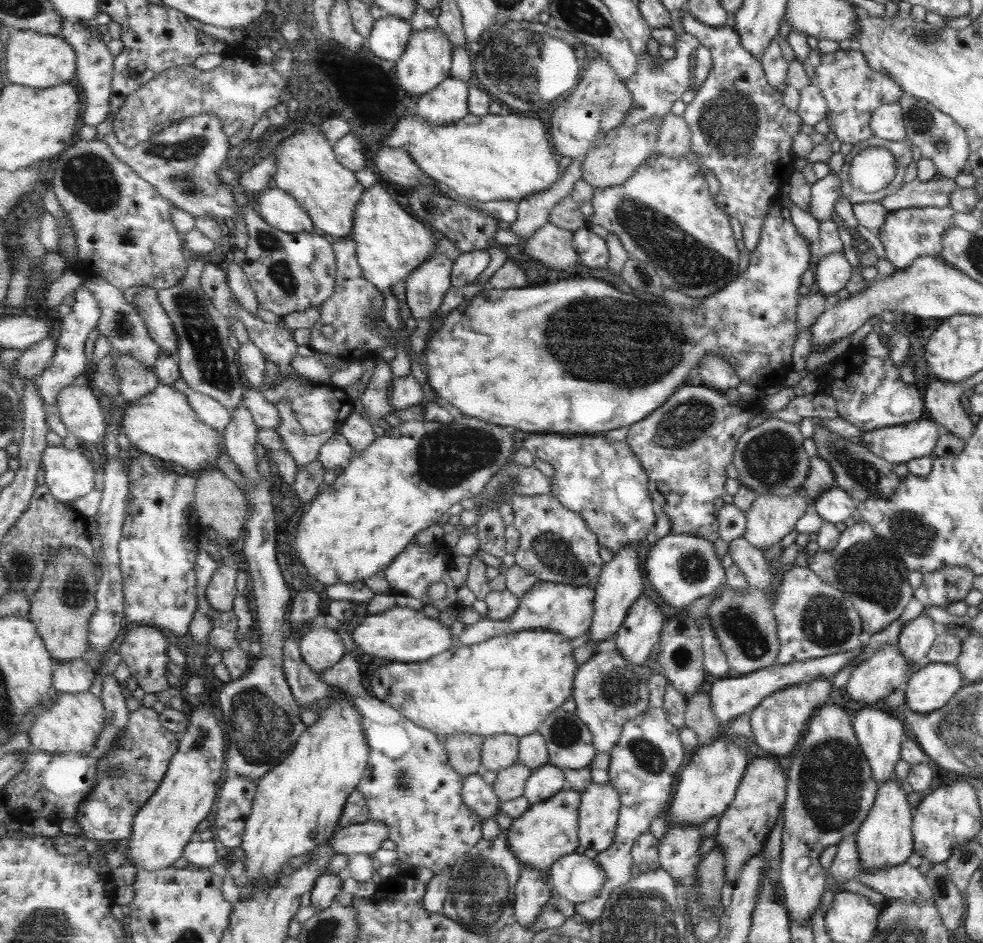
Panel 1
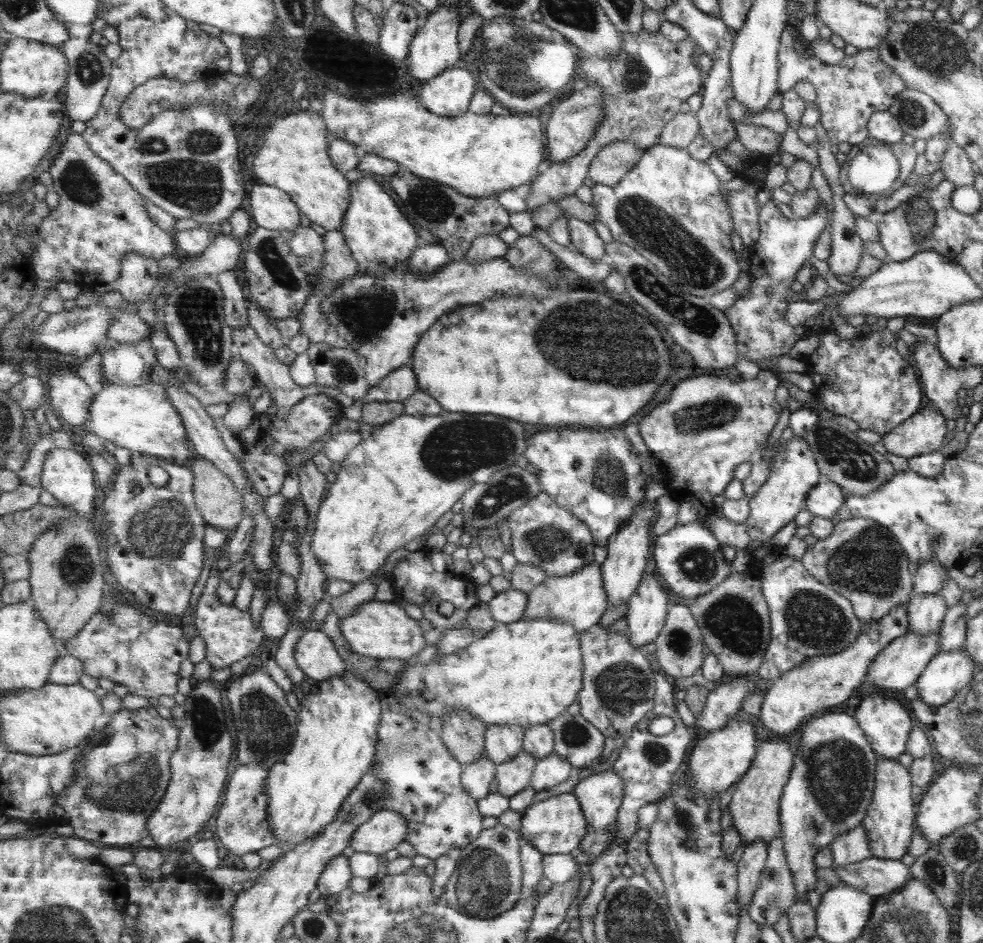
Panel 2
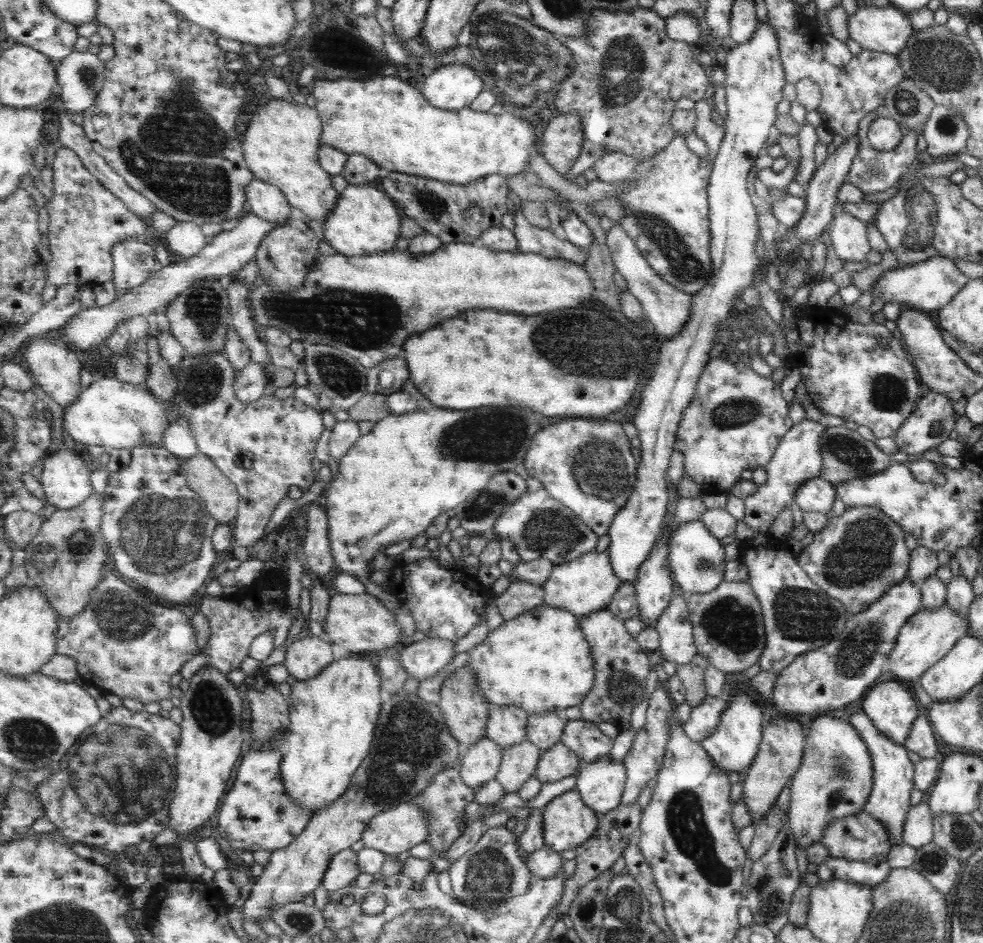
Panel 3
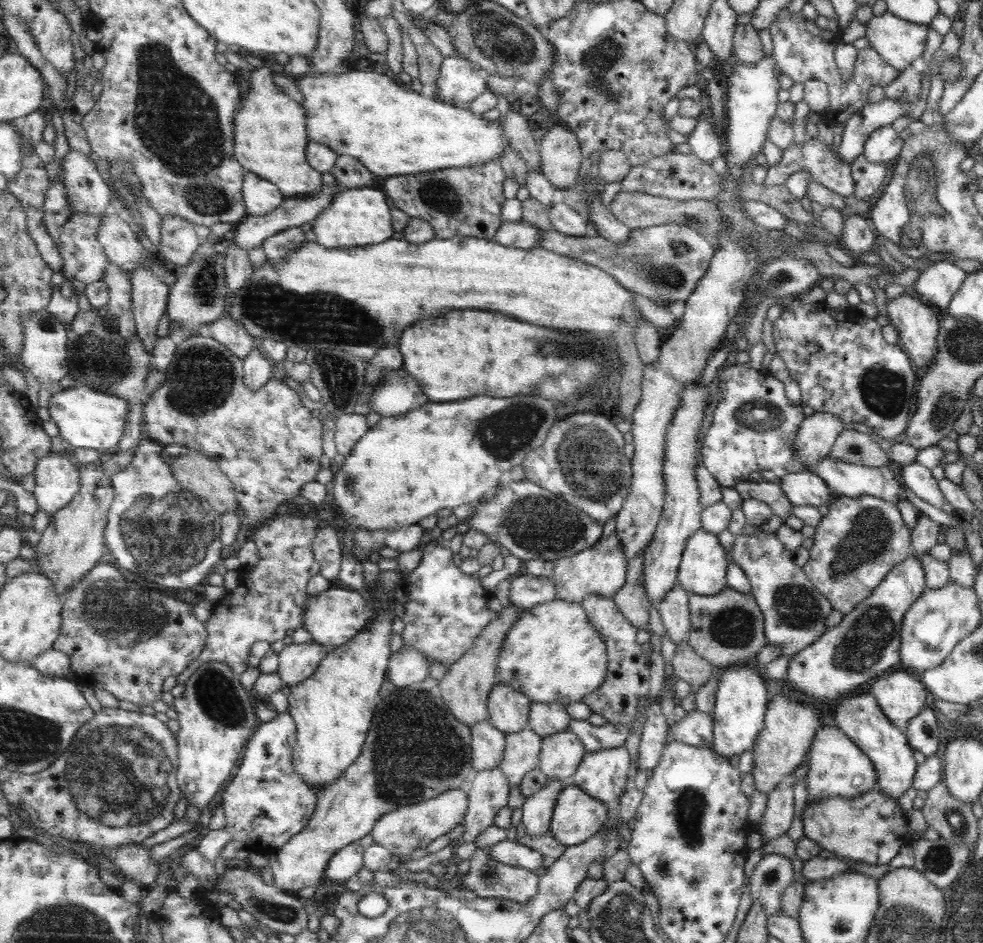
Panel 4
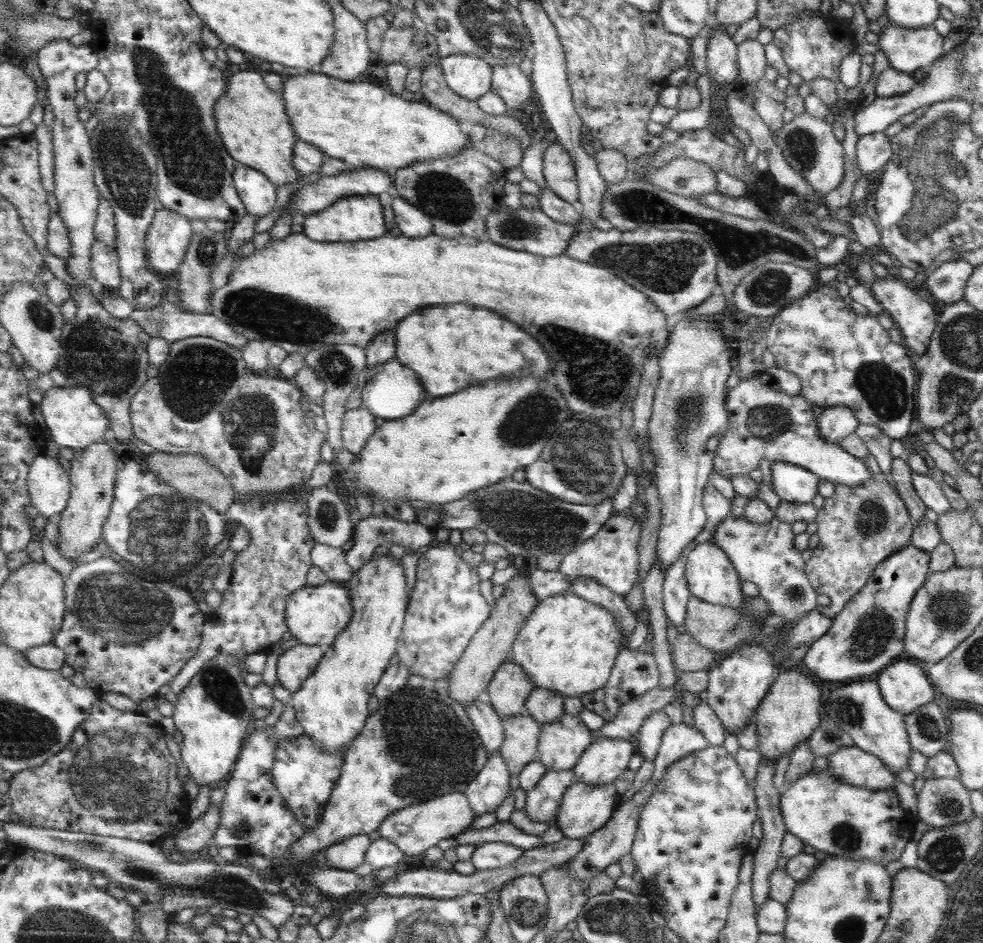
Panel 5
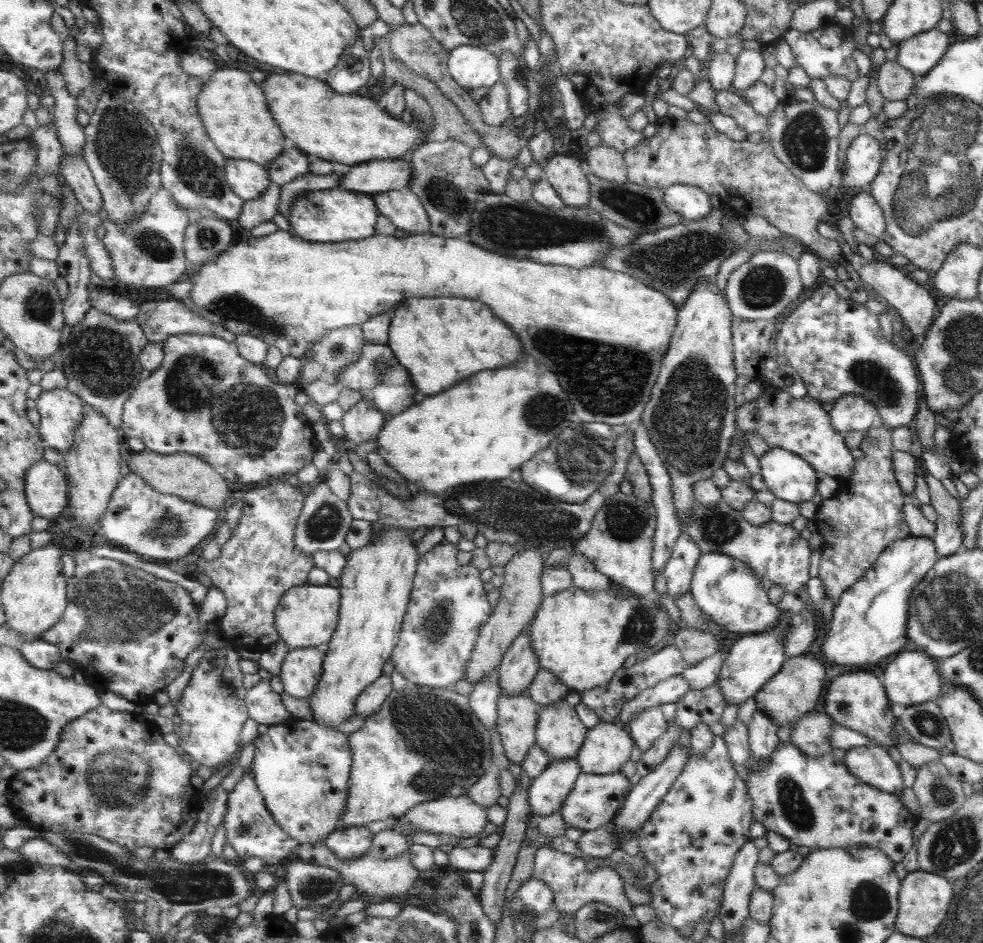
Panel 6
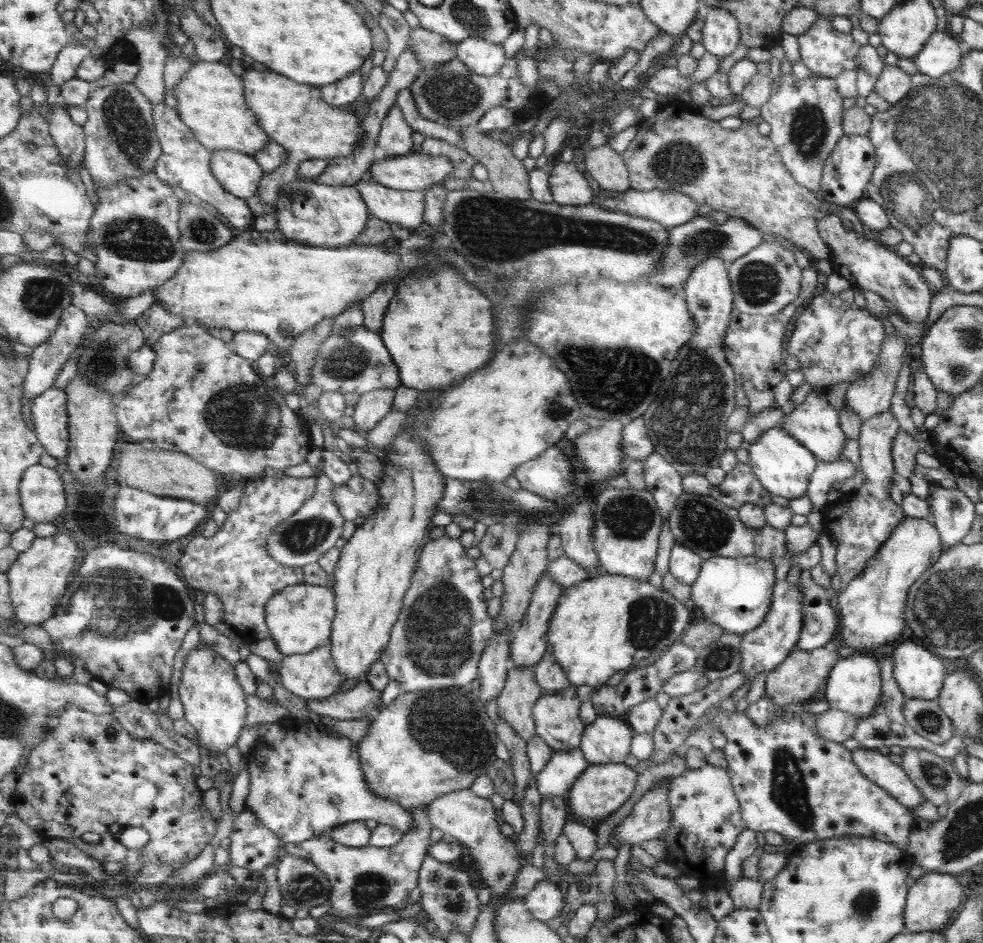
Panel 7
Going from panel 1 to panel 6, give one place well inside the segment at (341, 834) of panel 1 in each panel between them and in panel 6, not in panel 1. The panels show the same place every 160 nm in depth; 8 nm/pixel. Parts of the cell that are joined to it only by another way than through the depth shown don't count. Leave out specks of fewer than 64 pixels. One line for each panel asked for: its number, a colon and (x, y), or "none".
2: (385, 830)
3: (396, 830)
4: (410, 827)
5: (421, 826)
6: (460, 816)

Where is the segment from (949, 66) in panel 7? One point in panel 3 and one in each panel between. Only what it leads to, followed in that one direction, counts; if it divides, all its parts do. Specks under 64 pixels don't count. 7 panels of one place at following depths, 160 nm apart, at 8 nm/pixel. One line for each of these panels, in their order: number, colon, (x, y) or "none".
3: (887, 30)
4: (899, 43)
5: (907, 50)
6: (920, 52)

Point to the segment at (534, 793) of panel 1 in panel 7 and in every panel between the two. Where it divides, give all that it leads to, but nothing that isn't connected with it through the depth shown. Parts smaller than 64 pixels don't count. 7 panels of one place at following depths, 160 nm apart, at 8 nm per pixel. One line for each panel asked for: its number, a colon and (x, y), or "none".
2: (552, 770)
3: (558, 762)
4: (562, 753)
5: (562, 743)
6: (560, 733)
7: (557, 717)

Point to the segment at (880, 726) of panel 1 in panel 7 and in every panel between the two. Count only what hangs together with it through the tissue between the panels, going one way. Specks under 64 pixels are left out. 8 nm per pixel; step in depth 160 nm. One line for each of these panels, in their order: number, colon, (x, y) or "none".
2: (885, 722)
3: (891, 709)
4: (899, 695)
5: (903, 685)
6: (911, 677)
7: (918, 673)

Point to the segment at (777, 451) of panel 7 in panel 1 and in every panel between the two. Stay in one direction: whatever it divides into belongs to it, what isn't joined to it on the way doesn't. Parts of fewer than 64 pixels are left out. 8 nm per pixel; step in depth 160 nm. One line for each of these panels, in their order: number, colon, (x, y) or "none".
1: (833, 506)
2: (824, 500)
3: (816, 495)
4: (801, 488)
5: (793, 484)
6: (787, 477)

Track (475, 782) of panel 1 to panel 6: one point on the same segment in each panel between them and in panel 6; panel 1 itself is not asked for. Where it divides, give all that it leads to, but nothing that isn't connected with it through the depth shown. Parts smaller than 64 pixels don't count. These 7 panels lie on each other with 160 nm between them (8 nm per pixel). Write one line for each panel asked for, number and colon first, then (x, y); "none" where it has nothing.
2: (476, 777)
3: (480, 762)
4: (489, 742)
5: (489, 723)
6: (484, 698)

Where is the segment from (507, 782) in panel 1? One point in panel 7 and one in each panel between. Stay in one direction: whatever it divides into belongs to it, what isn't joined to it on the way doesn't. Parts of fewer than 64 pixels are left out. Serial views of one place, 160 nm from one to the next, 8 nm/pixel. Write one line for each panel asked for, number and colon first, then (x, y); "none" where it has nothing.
2: (514, 776)
3: (520, 762)
4: (522, 754)
5: (522, 732)
6: (518, 715)
7: (516, 704)

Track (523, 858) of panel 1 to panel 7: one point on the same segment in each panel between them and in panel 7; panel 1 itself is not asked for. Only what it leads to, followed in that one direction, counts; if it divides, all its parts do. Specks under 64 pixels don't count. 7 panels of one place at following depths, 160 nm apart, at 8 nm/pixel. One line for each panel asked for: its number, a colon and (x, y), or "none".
2: (557, 825)
3: (568, 822)
4: (578, 816)
5: (586, 808)
6: (597, 799)
7: (603, 788)

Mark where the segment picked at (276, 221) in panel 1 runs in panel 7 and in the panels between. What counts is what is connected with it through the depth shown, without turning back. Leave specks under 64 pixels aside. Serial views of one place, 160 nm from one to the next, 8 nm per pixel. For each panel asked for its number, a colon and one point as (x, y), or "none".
2: (271, 207)
3: (265, 200)
4: (261, 196)
5: (258, 192)
6: (249, 179)
7: (240, 173)

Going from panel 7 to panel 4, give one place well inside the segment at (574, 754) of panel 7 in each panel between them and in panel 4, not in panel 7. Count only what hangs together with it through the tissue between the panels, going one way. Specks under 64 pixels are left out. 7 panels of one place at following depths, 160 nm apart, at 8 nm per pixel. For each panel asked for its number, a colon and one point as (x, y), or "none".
4: (538, 809)
5: (542, 804)
6: (548, 792)

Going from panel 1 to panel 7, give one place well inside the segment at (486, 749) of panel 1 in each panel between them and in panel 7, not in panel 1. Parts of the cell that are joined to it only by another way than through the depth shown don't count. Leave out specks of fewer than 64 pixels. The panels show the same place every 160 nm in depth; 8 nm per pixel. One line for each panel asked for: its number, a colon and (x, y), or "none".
2: (503, 742)
3: (507, 725)
4: (509, 709)
5: (509, 691)
6: (519, 667)
7: (529, 644)

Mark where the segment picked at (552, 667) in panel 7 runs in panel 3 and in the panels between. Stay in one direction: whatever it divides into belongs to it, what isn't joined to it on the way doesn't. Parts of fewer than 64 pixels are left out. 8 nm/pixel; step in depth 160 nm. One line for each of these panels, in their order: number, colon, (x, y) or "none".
3: (546, 730)
4: (547, 719)
5: (546, 706)
6: (546, 689)

